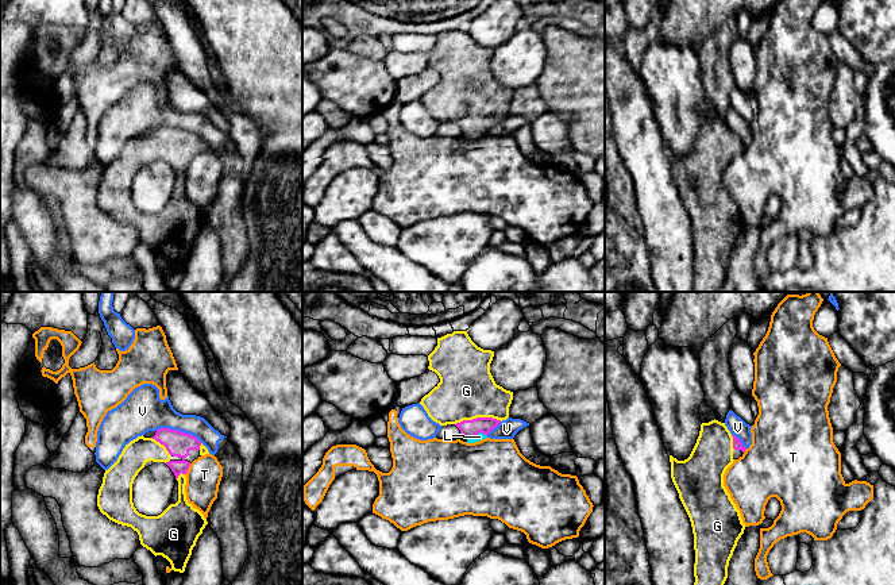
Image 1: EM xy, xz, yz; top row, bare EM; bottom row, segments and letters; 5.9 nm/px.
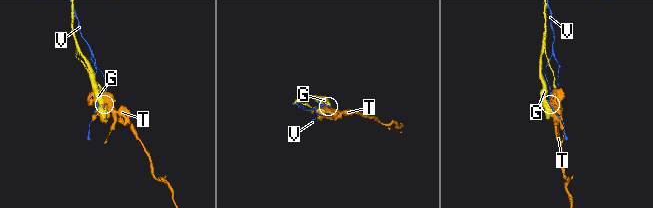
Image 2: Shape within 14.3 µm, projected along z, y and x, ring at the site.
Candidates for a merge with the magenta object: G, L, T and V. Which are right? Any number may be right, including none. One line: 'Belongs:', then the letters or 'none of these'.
Belongs: G, L

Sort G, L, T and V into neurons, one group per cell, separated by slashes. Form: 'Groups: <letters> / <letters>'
Groups: G L / T / V

